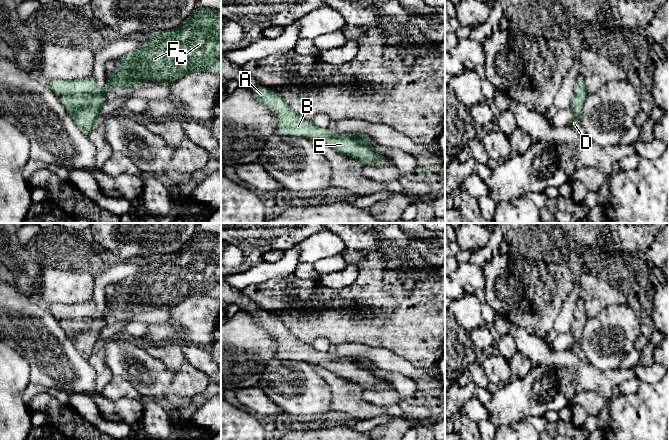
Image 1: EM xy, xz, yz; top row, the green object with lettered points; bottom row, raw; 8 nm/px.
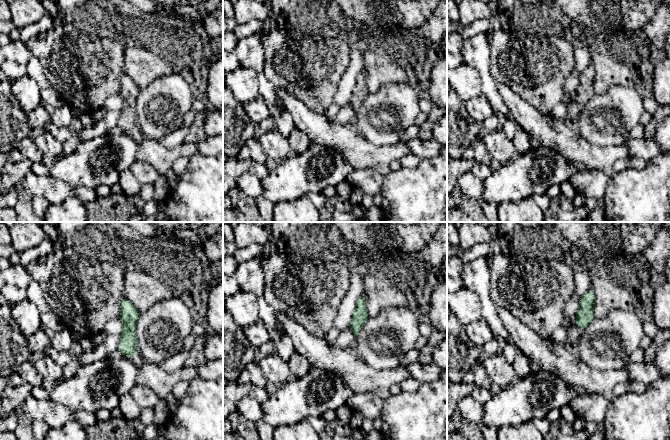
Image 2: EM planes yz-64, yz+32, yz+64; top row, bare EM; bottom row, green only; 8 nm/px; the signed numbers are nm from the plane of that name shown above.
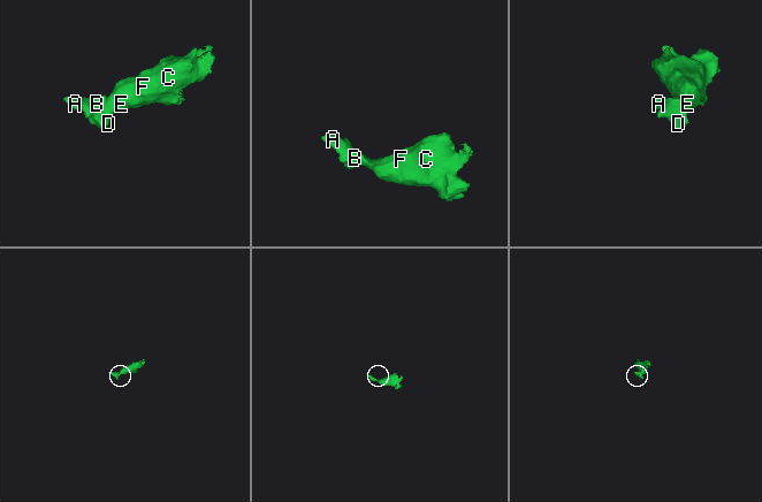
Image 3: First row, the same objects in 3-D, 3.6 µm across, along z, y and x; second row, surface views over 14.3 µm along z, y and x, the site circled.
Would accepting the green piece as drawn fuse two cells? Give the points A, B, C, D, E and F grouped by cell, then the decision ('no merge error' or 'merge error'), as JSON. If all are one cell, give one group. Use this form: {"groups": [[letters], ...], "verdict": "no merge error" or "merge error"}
{"groups": [["A", "B", "C", "D", "E", "F"]], "verdict": "no merge error"}

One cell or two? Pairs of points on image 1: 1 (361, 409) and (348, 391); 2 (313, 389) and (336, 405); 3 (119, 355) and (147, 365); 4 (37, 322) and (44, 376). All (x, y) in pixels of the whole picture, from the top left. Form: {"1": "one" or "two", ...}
{"1": "one", "2": "two", "3": "one", "4": "one"}

